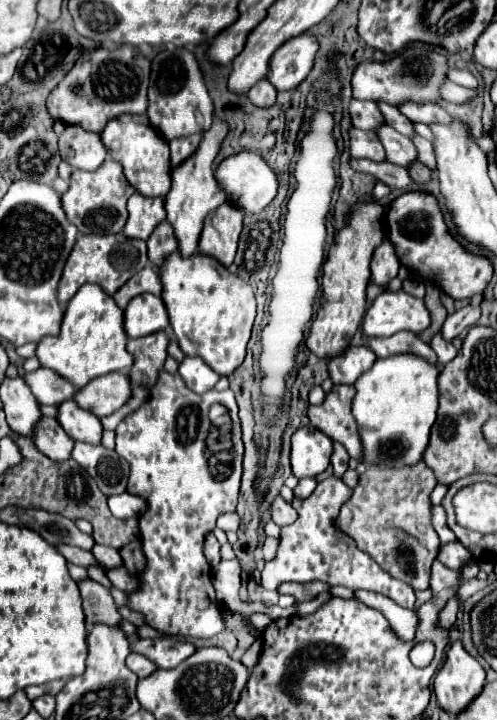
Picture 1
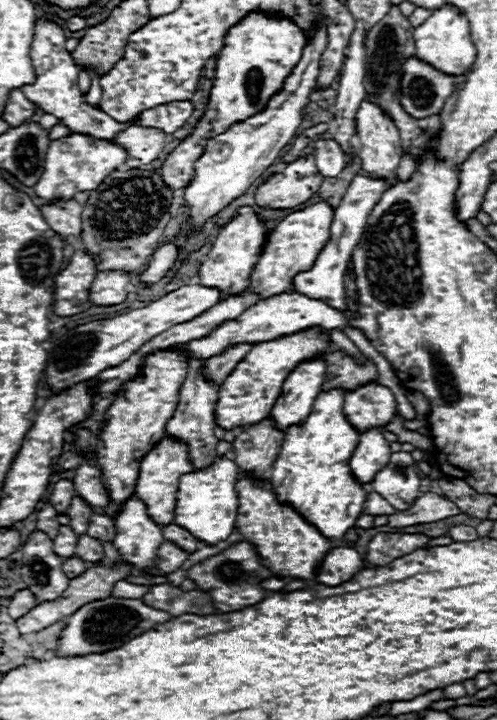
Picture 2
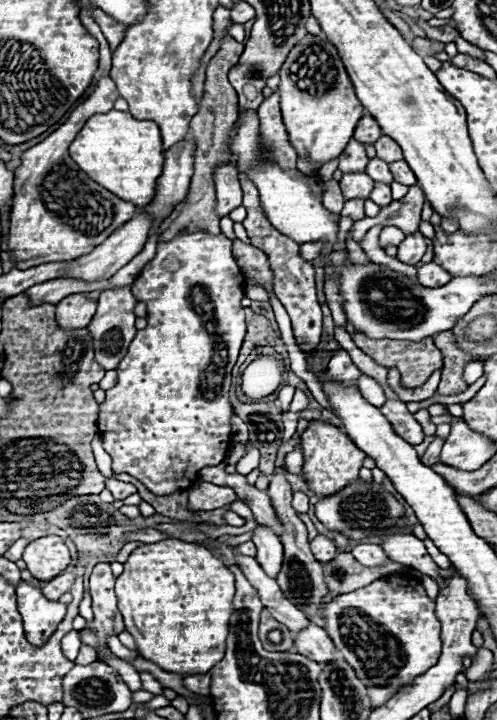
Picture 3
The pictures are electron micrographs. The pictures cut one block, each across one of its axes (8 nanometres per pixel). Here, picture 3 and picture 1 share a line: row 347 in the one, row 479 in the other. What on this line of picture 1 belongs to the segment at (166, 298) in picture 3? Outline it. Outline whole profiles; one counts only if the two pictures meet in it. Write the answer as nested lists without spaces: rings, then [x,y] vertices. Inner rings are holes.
[[[160,370],[160,380],[156,380],[156,386],[150,388],[148,402],[144,402],[144,406],[128,414],[116,428],[116,452],[130,462],[130,470],[132,470],[128,480],[128,492],[148,502],[148,510],[140,518],[142,550],[148,564],[146,564],[146,570],[140,574],[140,590],[130,594],[130,608],[142,612],[146,616],[148,626],[162,630],[168,636],[208,638],[226,630],[226,622],[216,602],[216,594],[212,586],[212,570],[204,558],[202,546],[204,546],[206,534],[216,526],[216,518],[224,512],[236,510],[240,478],[242,478],[244,444],[242,444],[242,436],[240,436],[240,442],[234,436],[236,462],[222,462],[226,472],[230,470],[228,474],[222,474],[220,470],[210,472],[208,458],[206,458],[206,438],[210,430],[208,408],[210,404],[216,404],[216,402],[228,408],[232,424],[240,424],[238,406],[232,390],[218,392],[212,388],[204,394],[194,394],[192,390],[186,388],[180,374],[170,374],[166,370]]]

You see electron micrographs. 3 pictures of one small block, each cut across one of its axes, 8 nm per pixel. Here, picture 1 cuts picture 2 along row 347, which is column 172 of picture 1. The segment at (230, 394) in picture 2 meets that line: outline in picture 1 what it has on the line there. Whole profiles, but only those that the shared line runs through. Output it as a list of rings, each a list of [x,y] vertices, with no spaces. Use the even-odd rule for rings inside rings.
[[[178,252],[166,258],[160,278],[164,284],[162,300],[180,350],[186,356],[200,356],[214,372],[230,376],[244,362],[256,318],[252,286],[210,256],[194,254],[192,258],[182,258]]]

